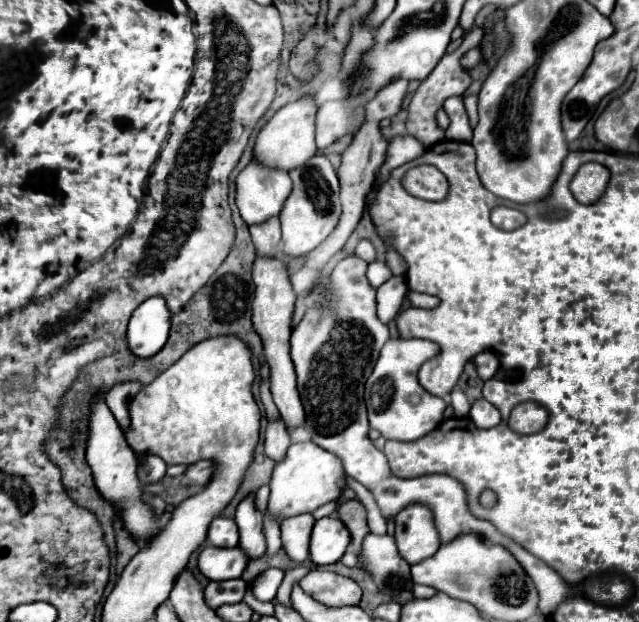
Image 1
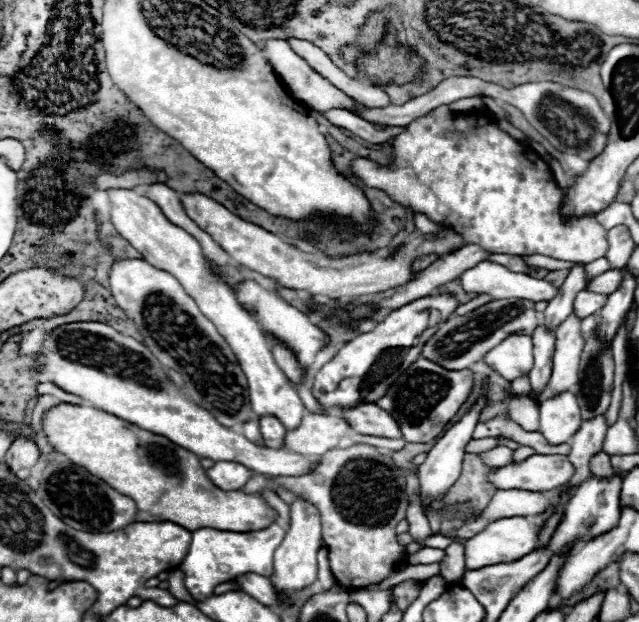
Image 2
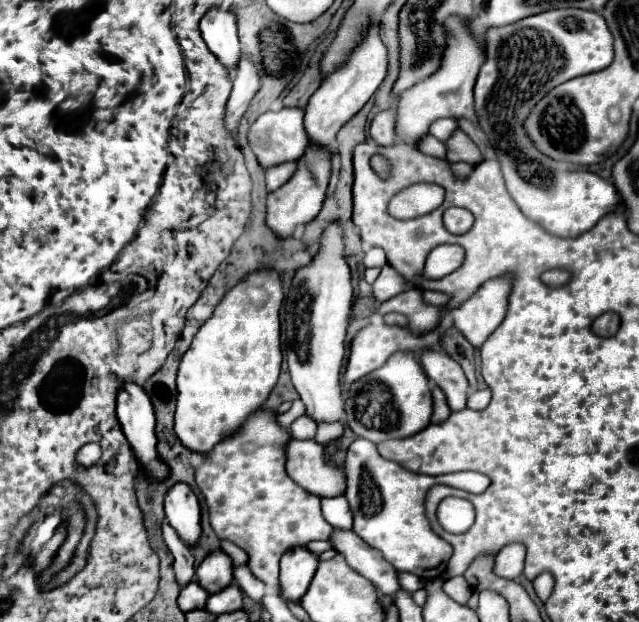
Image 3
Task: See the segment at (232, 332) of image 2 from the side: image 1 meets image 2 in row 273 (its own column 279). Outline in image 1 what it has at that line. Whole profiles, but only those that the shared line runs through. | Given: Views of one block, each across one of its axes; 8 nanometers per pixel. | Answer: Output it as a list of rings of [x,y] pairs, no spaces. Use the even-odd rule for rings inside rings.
[[[250,160],[236,178],[236,206],[246,224],[258,224],[278,216],[290,192],[290,174],[266,168],[258,160]]]

